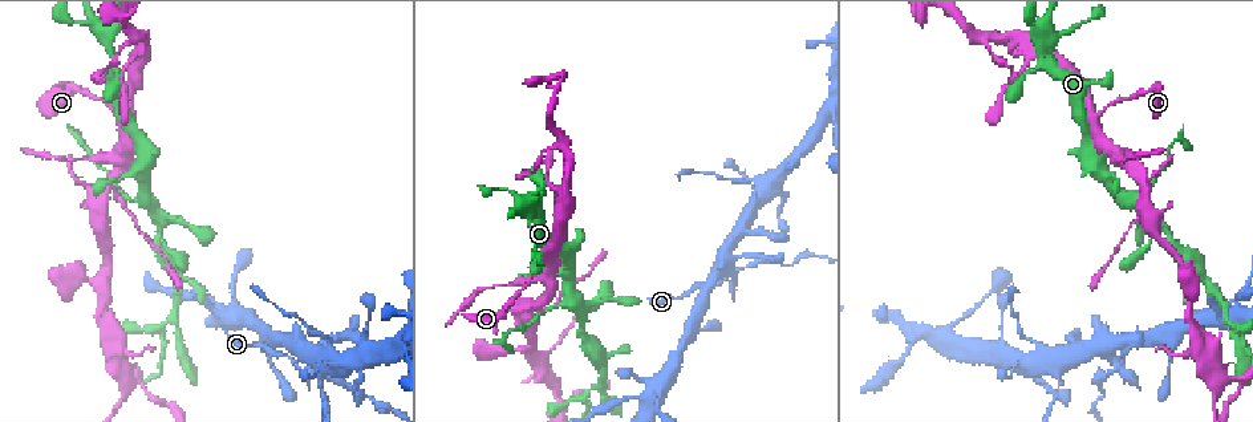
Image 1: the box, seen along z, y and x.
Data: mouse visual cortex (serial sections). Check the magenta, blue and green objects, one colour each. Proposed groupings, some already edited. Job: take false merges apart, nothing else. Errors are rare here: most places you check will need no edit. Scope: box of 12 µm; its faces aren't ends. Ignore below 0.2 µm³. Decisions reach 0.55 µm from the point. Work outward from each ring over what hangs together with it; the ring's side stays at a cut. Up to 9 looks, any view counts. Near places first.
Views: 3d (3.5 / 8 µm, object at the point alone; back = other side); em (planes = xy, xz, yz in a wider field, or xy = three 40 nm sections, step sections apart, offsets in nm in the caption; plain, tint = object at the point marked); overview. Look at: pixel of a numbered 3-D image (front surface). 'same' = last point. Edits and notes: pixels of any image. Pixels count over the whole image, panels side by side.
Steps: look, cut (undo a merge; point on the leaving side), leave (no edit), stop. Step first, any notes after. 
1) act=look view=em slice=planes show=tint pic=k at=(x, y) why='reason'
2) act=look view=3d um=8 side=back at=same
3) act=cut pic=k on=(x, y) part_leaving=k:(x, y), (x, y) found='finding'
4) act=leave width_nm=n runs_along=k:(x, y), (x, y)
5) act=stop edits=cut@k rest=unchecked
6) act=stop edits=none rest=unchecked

act=look view=3d um=3.5 pic=1 at=(532, 206) why='four arms meet'

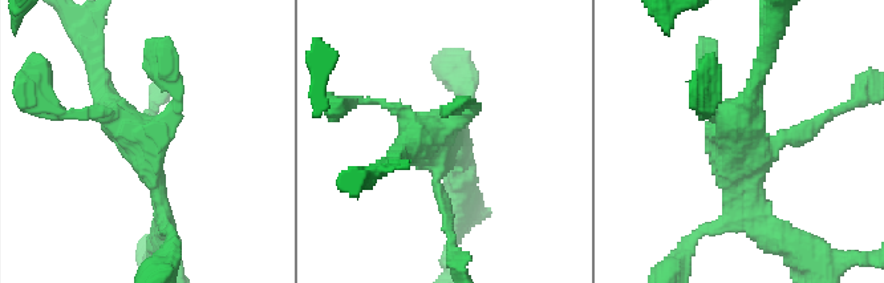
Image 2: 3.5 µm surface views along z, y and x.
act=look view=em slice=xy step=2 show=tint pic=2 at=(440, 135)

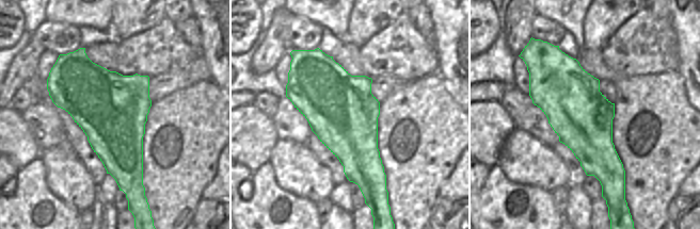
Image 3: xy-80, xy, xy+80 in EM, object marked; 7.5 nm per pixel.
act=leave found='all the same cell'

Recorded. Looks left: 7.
act=look view=3d um=3.5 pic=1 at=(546, 254) why='arms part here'

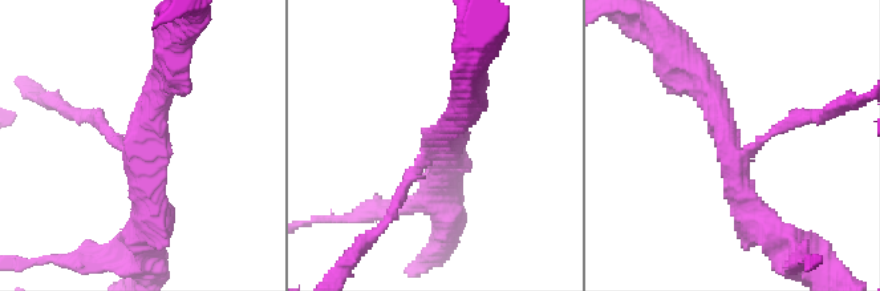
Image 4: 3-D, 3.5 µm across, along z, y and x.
act=leave runs_along=4:(96, 117), (149, 178), (145, 235) found='continuous, no second cell'

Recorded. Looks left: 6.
act=look view=3d um=8 side=back pic=1 at=(533, 345) why='three arms meet'

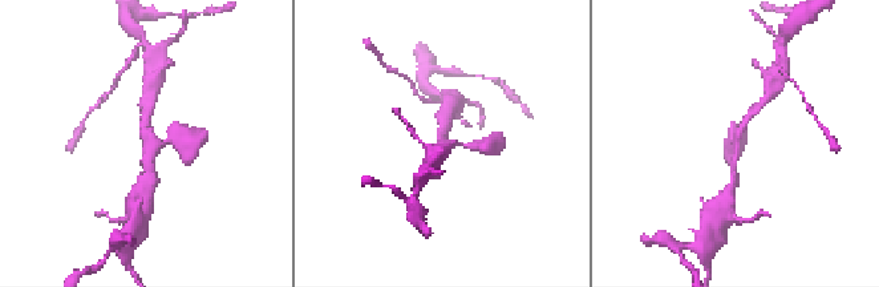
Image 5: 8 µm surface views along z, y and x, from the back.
act=look view=em slice=xy step=1 show=tint pic=5 at=(738, 130) arms=3 arm_widths_nm=150,150,200

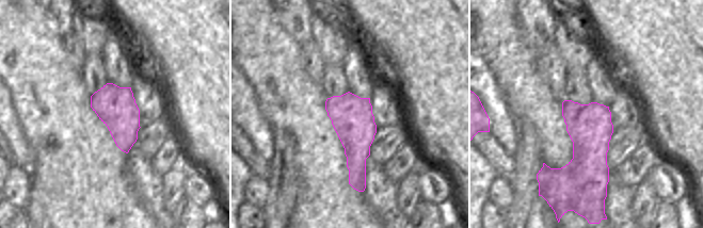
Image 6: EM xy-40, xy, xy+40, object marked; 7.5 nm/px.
act=leave runs_along=5:(764, 100), (738, 130), (733, 166) found='one cell here'

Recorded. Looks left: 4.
act=look view=3d um=8 pic=1 at=(1194, 329) why='thick turns thin'

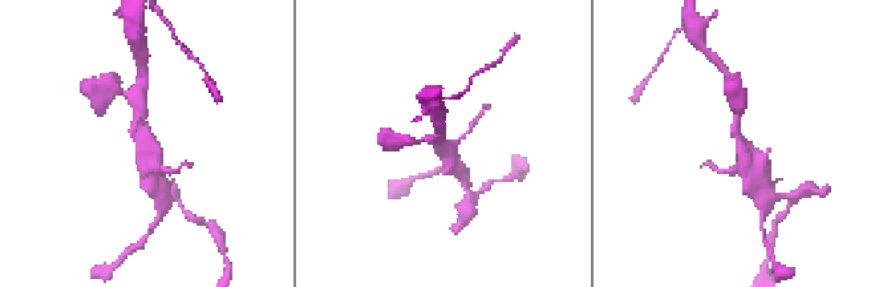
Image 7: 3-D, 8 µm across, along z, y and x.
act=look view=3d um=3.5 pic=7 at=(740, 143)

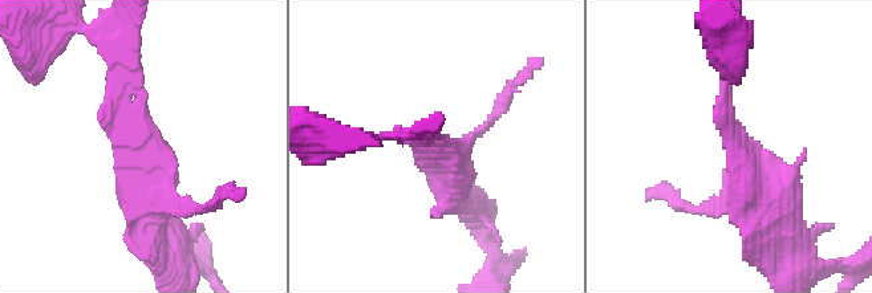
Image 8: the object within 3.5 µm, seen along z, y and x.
act=look view=em slice=xy step=1 show=tint pic=8 at=(147, 150)

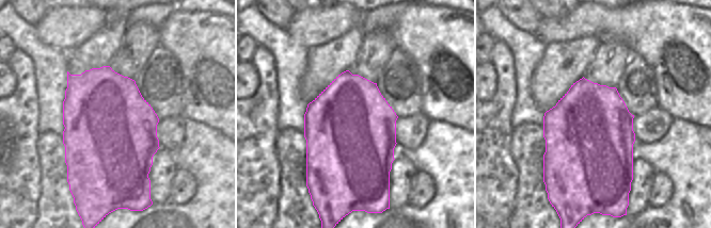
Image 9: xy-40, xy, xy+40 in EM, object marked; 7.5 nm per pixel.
act=leave runs_along=8:(724, 66), (747, 184), (782, 226) found='continuous, no second cell'

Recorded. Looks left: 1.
act=stop edits=none rest=unchecked

